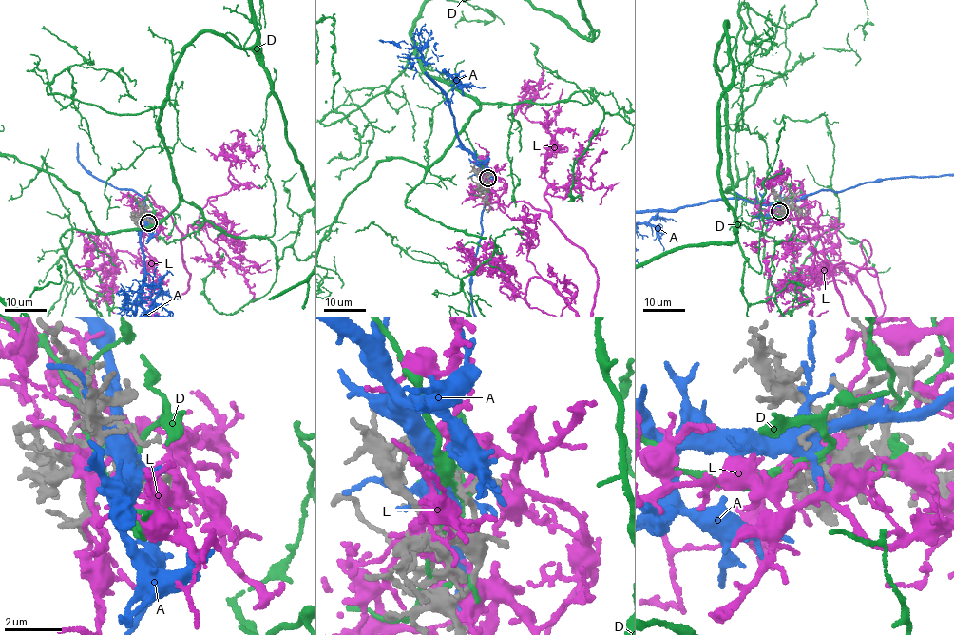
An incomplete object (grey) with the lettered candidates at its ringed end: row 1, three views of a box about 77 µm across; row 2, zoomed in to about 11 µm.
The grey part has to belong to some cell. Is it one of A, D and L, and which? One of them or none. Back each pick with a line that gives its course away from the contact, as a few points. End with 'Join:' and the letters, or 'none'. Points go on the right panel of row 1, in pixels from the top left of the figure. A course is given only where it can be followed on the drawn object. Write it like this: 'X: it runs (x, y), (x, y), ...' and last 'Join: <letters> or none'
Join: none

